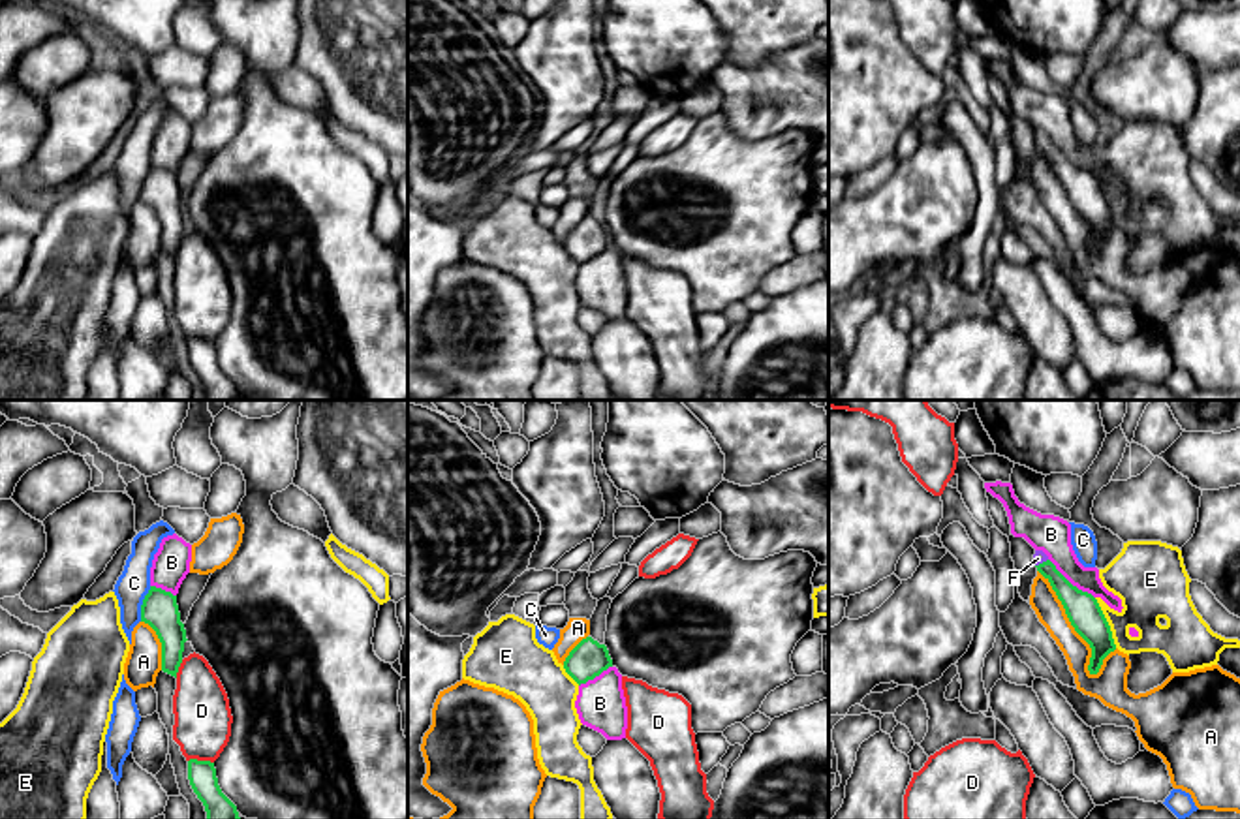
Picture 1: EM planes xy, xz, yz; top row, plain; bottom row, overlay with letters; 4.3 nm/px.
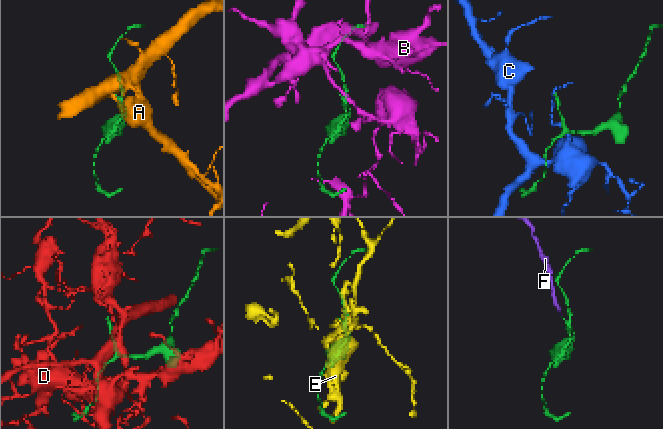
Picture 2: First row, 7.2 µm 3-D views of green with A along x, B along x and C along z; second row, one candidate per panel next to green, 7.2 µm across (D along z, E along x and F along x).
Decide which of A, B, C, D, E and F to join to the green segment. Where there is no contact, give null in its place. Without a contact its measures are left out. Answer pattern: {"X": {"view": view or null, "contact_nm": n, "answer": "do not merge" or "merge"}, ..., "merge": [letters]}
{"A": {"view": "yz", "contact_nm": 500, "answer": "do not merge"}, "B": {"view": "yz", "contact_nm": 260, "answer": "do not merge"}, "C": {"view": "xy", "contact_nm": 160, "answer": "do not merge"}, "D": {"view": "xy", "contact_nm": 110, "answer": "do not merge"}, "E": {"view": "yz", "contact_nm": 240, "answer": "do not merge"}, "F": {"view": "yz", "contact_nm": 70, "answer": "merge"}, "merge": ["F"]}

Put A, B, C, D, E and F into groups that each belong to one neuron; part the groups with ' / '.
A / B / C / D / E / F

